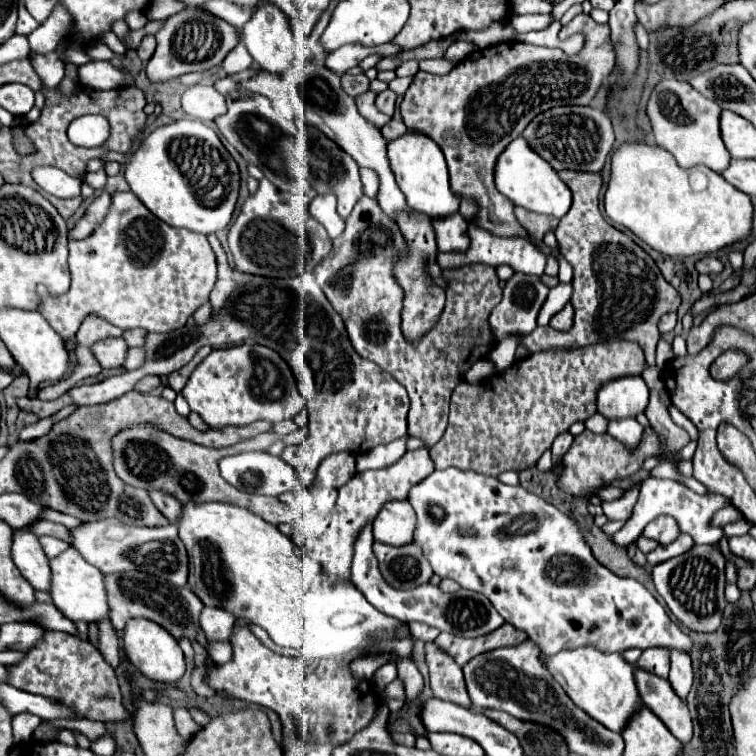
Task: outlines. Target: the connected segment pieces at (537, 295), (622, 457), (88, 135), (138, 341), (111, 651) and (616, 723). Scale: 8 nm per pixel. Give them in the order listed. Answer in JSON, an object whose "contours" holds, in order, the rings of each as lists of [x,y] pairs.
{"contours":[[[[513,273],[505,281],[503,299],[491,311],[491,327],[499,339],[505,333],[529,335],[537,327],[537,315],[545,303],[549,287],[541,281],[539,275]]],[[[653,429],[645,431],[643,441],[649,441],[649,449],[641,447],[639,451],[629,453],[621,443],[615,443],[615,439],[611,439],[611,435],[607,435],[607,433],[597,435],[591,431],[583,431],[581,435],[575,437],[571,449],[561,459],[561,467],[557,471],[557,487],[561,491],[577,495],[577,497],[591,497],[603,485],[609,485],[617,479],[631,477],[633,473],[639,471],[639,467],[647,455],[659,455],[659,439],[655,439]]],[[[81,115],[71,121],[67,135],[75,145],[99,147],[110,136],[109,121],[101,115]]],[[[127,329],[122,337],[129,347],[141,347],[145,343],[145,335],[147,335],[145,329]]],[[[109,619],[99,621],[99,651],[103,653],[105,659],[109,659],[109,663],[115,669],[117,663],[119,663],[119,655],[117,655],[117,635],[115,635],[115,629],[111,627]]],[[[577,647],[545,657],[547,669],[565,693],[595,721],[615,733],[623,733],[635,713],[641,711],[643,701],[635,683],[635,665],[629,665],[619,653],[601,653],[595,647]]]]}

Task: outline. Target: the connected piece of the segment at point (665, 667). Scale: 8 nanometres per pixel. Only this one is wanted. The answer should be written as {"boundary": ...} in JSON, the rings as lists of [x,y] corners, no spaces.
{"boundary":[[[651,647],[645,649],[637,661],[639,669],[645,669],[653,675],[659,675],[663,679],[667,679],[669,675],[669,651],[665,651],[663,647]]]}

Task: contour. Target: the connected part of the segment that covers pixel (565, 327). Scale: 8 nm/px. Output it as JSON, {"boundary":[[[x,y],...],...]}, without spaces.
{"boundary":[[[567,303],[557,315],[551,317],[549,325],[551,325],[553,329],[557,329],[557,331],[569,331],[569,329],[573,327],[573,305]]]}

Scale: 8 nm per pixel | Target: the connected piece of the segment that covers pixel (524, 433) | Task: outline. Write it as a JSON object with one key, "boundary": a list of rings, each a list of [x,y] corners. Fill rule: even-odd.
{"boundary":[[[615,341],[605,345],[591,345],[585,349],[529,355],[521,361],[515,361],[513,367],[509,367],[507,371],[497,373],[483,383],[461,381],[451,395],[449,427],[445,435],[437,441],[437,445],[431,447],[431,461],[435,463],[435,469],[459,467],[463,471],[473,469],[483,475],[495,477],[505,471],[525,471],[527,467],[537,463],[537,459],[547,447],[551,447],[557,433],[567,431],[575,421],[585,421],[593,413],[597,413],[599,387],[619,377],[641,375],[645,367],[647,361],[637,343]]]}

